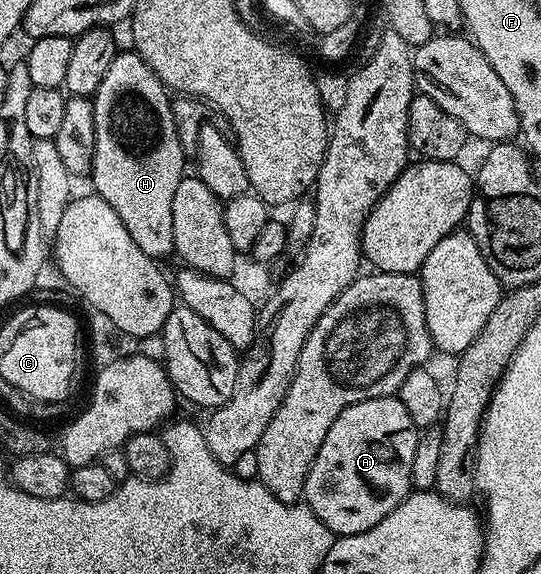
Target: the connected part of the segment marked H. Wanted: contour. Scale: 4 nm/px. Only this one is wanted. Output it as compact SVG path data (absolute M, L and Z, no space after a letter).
M136 50L118 51L117 56L107 66L103 82L99 82L93 101L95 118L95 150L93 151L92 191L103 198L119 214L119 222L127 226L127 234L135 241L135 246L143 254L154 258L174 255L173 239L175 229L171 226L171 202L186 171L187 153L179 142L179 134L173 117L173 105L165 83L147 66L145 59Z

